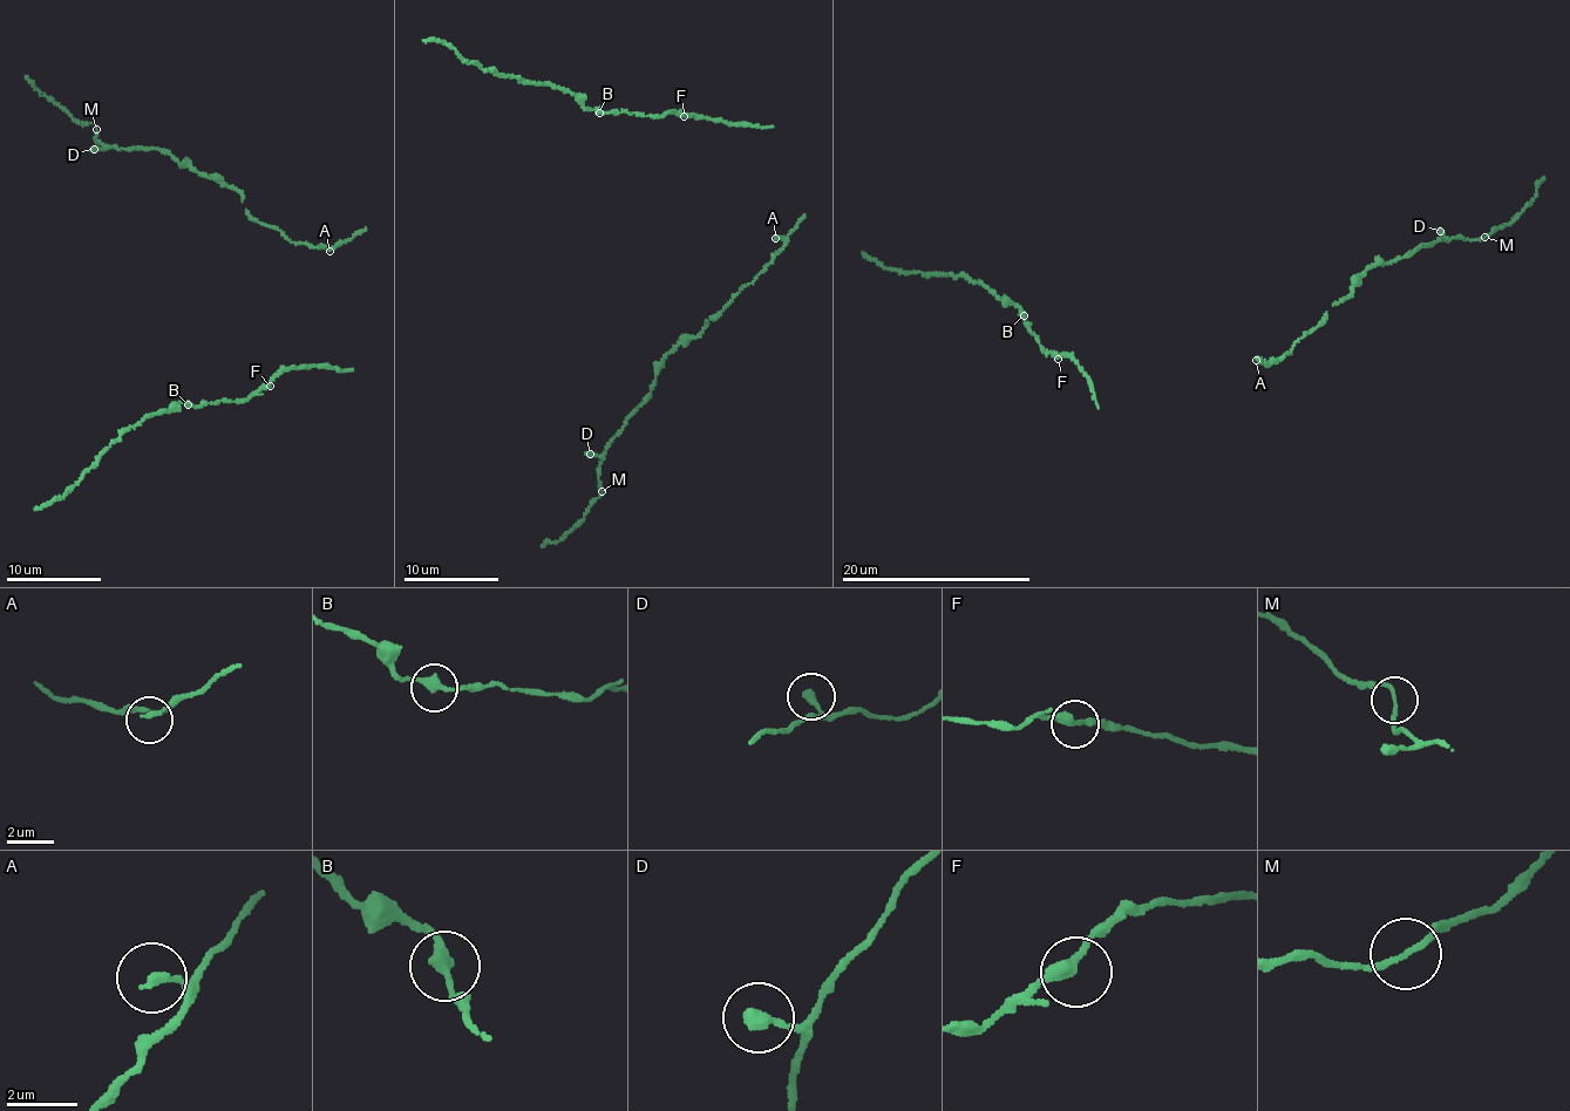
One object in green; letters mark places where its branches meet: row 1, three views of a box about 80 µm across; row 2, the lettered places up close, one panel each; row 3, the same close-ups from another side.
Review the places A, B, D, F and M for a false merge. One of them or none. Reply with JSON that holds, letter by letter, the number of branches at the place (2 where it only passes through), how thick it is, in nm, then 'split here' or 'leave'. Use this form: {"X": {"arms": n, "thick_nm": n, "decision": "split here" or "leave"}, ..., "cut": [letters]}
{"A": {"arms": 1, "thick_nm": 220, "decision": "leave"}, "B": {"arms": 2, "thick_nm": 280, "decision": "leave"}, "D": {"arms": 1, "thick_nm": 360, "decision": "leave"}, "F": {"arms": 2, "thick_nm": 300, "decision": "leave"}, "M": {"arms": 2, "thick_nm": 160, "decision": "leave"}, "cut": []}

